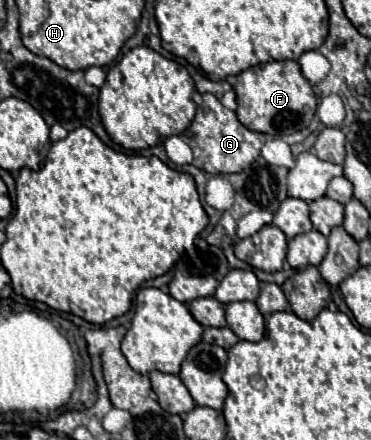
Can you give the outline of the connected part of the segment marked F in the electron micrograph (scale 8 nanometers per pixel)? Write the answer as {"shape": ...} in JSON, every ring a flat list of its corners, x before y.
{"shape":[[269,61,255,65,237,75,237,117,247,129,269,133,275,137,305,129,317,109,317,99,311,83,303,77,297,61]]}

